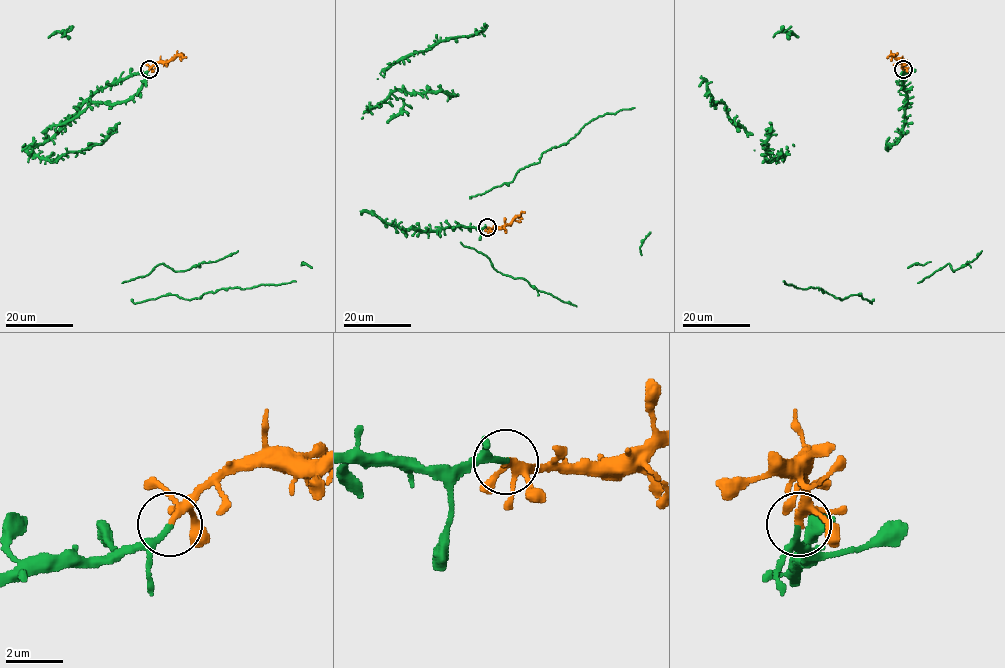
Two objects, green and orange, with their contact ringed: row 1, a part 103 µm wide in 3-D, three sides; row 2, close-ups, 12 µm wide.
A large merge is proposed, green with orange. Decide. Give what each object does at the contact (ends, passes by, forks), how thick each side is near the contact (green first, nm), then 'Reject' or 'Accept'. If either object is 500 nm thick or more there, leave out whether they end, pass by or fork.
At the ring green ends. At the ring orange forks. Thickness 240 nm (green) against 200 nm. Accept

